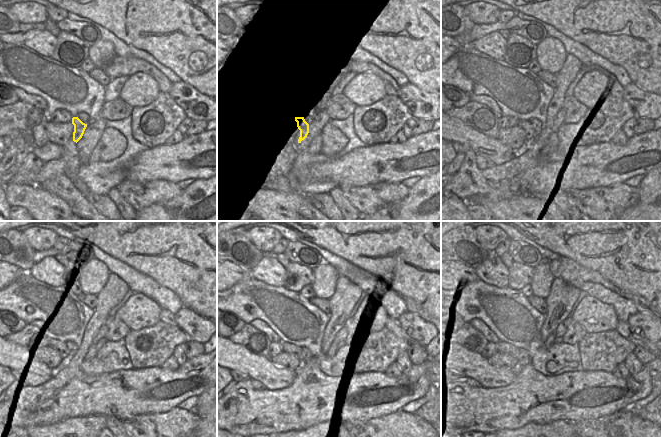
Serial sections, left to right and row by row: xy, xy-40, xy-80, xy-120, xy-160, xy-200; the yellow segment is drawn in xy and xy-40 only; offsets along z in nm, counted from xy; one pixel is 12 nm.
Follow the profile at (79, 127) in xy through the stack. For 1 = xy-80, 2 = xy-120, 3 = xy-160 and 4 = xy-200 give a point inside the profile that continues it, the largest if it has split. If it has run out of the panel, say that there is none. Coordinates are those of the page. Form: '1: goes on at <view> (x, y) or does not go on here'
1: goes on at xy-80 (528, 128)
2: goes on at xy-120 (80, 352)
3: goes on at xy-160 (306, 355)
4: goes on at xy-200 (524, 361)

